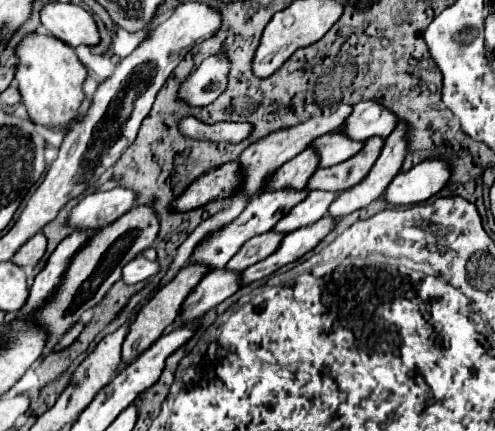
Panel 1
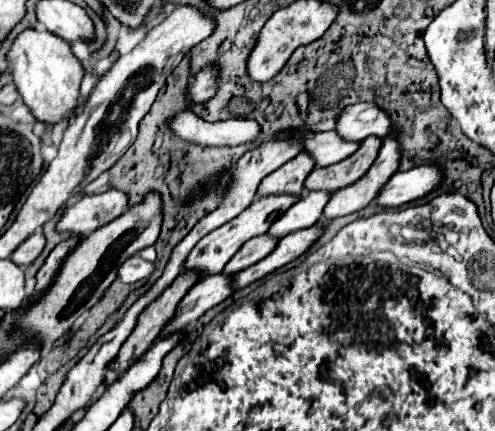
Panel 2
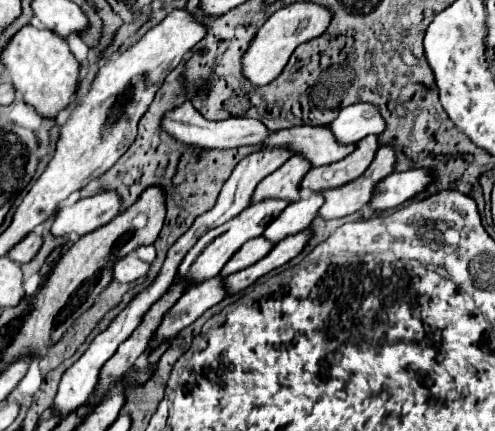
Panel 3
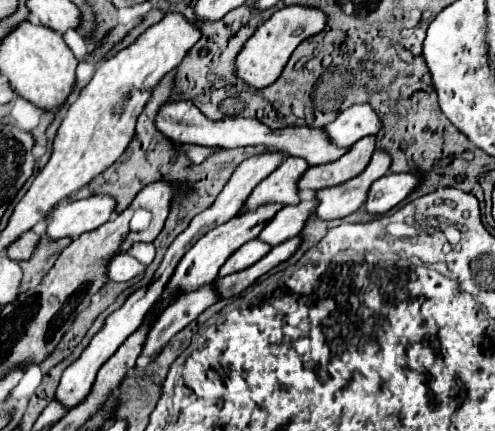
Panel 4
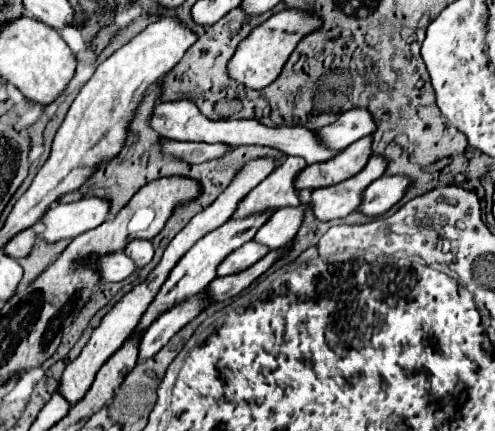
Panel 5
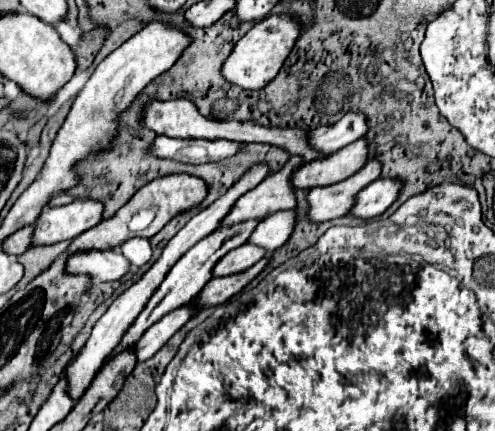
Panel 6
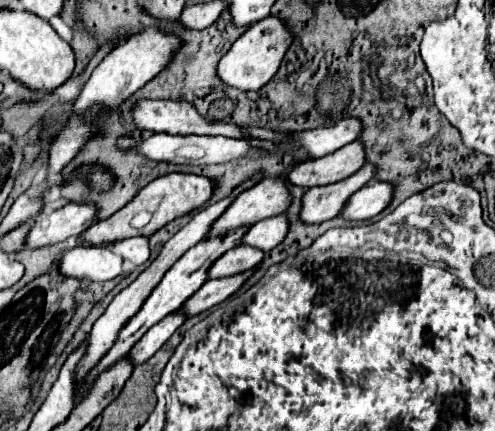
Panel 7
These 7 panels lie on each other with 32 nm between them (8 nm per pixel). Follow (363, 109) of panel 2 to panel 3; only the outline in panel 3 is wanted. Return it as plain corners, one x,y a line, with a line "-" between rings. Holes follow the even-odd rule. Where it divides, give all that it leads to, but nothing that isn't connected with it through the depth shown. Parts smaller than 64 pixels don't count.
352,104
338,114
330,130
342,144
356,144
368,134
382,134
386,120
372,104

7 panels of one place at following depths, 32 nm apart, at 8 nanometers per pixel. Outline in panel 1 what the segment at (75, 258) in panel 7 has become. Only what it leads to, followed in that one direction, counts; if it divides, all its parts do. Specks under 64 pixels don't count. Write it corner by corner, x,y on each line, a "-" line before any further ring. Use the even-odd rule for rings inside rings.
138,256
136,260
132,260
132,264
128,264
128,268
124,268
124,282
126,284
138,284
154,274
160,272
160,264
158,262
150,262
144,256

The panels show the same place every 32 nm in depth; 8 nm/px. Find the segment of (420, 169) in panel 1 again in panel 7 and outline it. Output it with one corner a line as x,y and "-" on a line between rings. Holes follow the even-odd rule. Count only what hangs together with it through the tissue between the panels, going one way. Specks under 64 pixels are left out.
374,180
370,186
360,188
356,196
352,196
348,208
344,208
342,218
346,220
368,220
380,214
392,202
394,186
390,182

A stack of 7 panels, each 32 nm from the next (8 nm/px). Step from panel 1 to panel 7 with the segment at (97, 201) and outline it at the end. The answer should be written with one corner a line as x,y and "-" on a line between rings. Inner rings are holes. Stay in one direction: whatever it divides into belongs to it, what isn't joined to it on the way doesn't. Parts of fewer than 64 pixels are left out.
70,202
52,214
40,212
28,234
26,248
40,248
48,244
64,242
70,236
80,236
86,228
90,228
98,218
98,206

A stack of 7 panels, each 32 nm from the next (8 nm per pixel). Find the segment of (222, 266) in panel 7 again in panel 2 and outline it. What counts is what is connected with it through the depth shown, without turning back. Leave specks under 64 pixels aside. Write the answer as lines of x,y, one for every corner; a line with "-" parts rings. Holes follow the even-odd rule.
262,234
262,236
256,236
252,240
248,240
240,248
240,252
236,252
236,256
232,256
232,260
226,264
224,272
236,274
236,272
240,272
240,270
256,264
258,260
266,258
276,248
276,244
278,244
278,238
274,238
270,234

